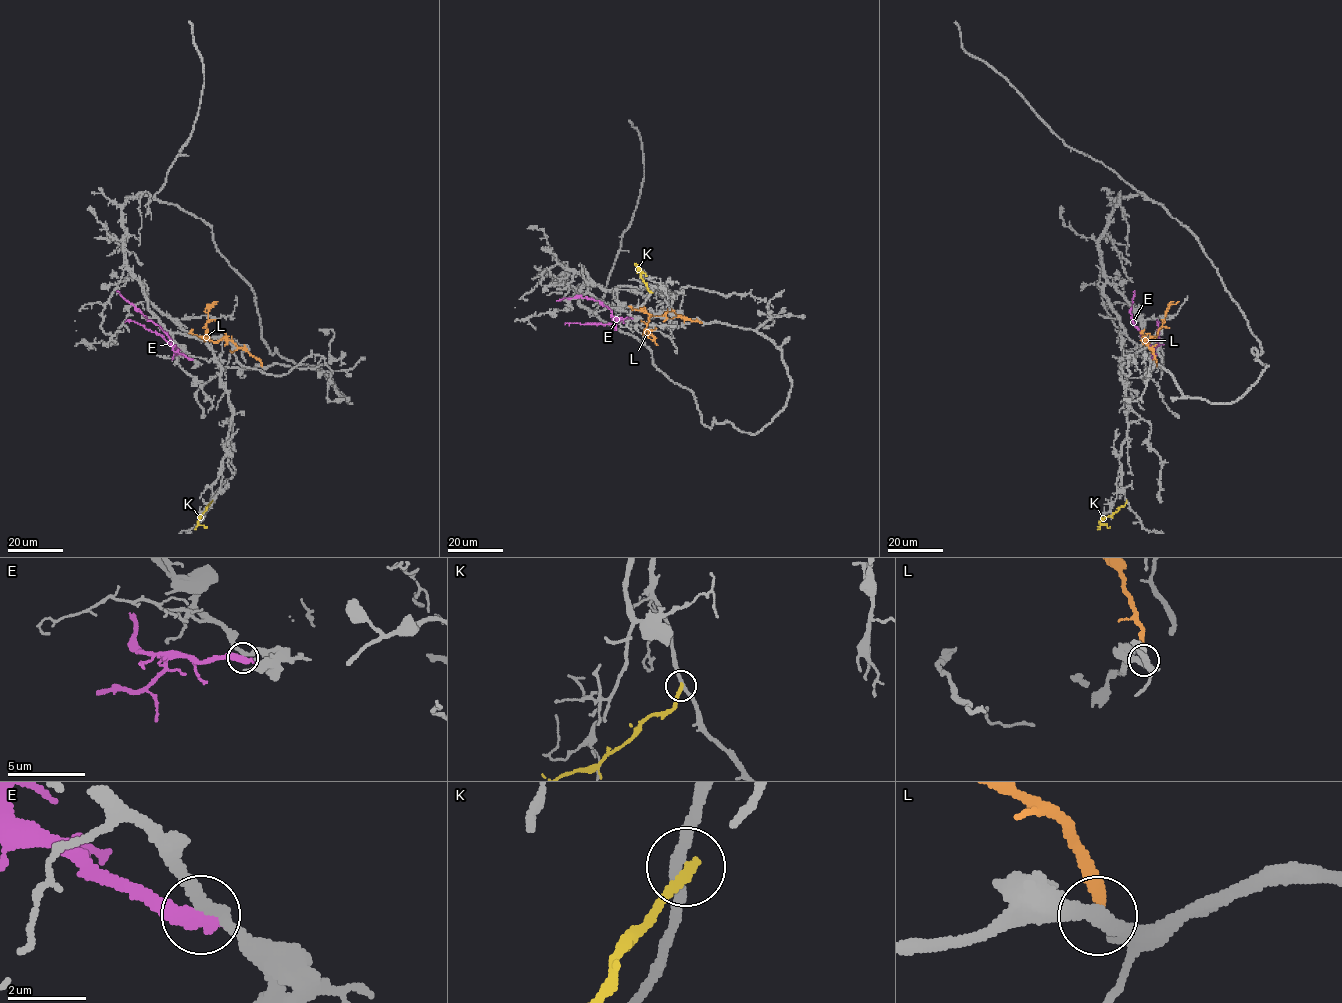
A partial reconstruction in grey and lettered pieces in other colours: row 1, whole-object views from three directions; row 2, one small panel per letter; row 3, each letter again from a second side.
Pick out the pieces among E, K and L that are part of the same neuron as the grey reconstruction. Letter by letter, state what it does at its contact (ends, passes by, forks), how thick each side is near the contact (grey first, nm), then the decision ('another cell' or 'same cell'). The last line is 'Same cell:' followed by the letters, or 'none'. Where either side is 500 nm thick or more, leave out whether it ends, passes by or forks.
E: it ends | 240/480 nm | another cell
K: it ends | 240/240 nm | another cell
L: it ends | 240/280 nm | another cell
Same cell: none

